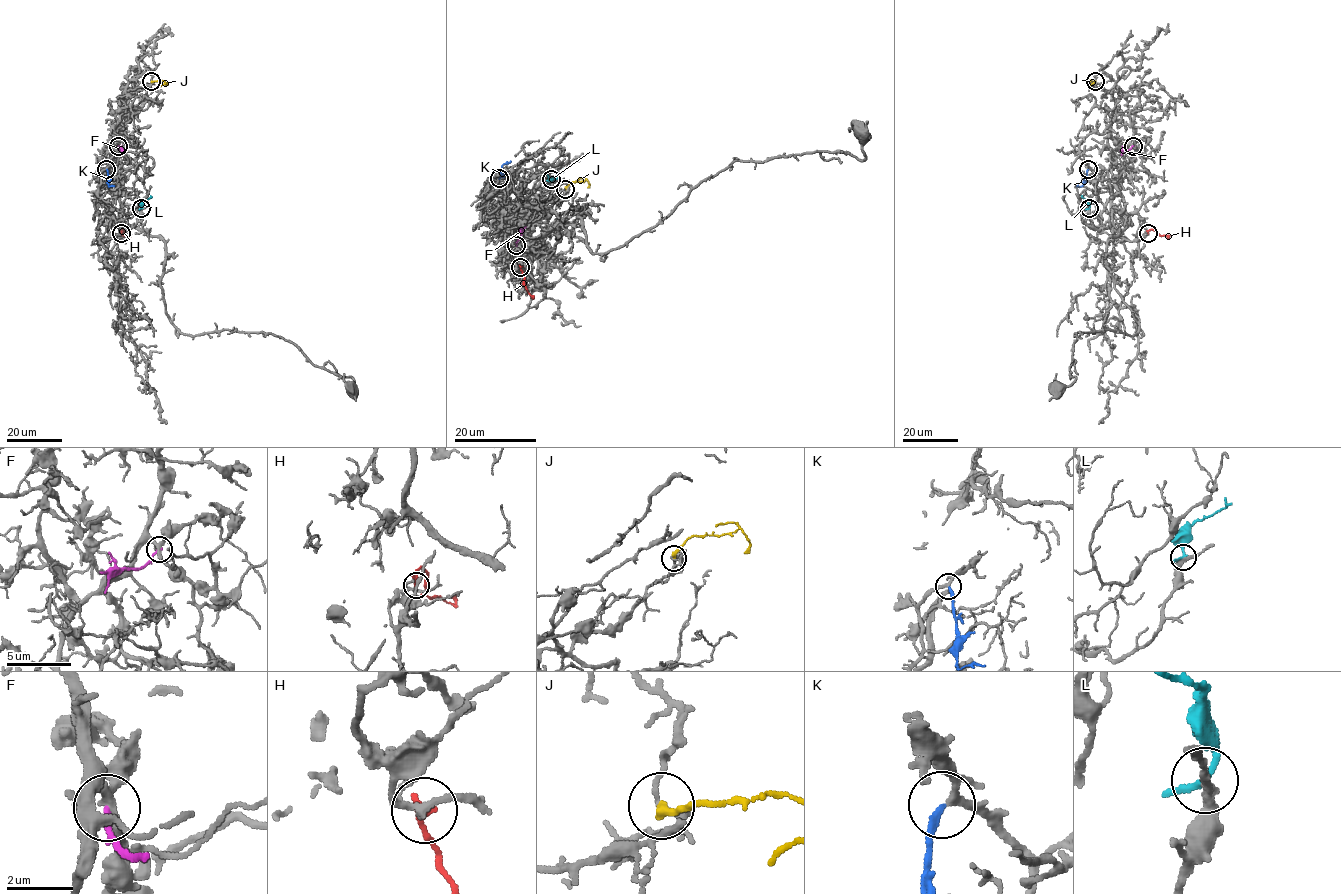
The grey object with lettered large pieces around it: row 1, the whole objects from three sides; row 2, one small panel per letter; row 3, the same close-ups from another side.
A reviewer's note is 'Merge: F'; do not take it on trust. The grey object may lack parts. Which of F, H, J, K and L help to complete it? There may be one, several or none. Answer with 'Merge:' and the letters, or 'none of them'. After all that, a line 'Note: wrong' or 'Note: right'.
Merge: K
Note: wrong

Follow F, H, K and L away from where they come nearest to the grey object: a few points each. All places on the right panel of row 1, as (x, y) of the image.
F: (1133, 145), (1121, 155)
H: (1147, 233), (1153, 230), (1160, 235), (1170, 235)
K: (1087, 169), (1083, 184), (1076, 185)
L: (1089, 208), (1089, 201), (1081, 195)

